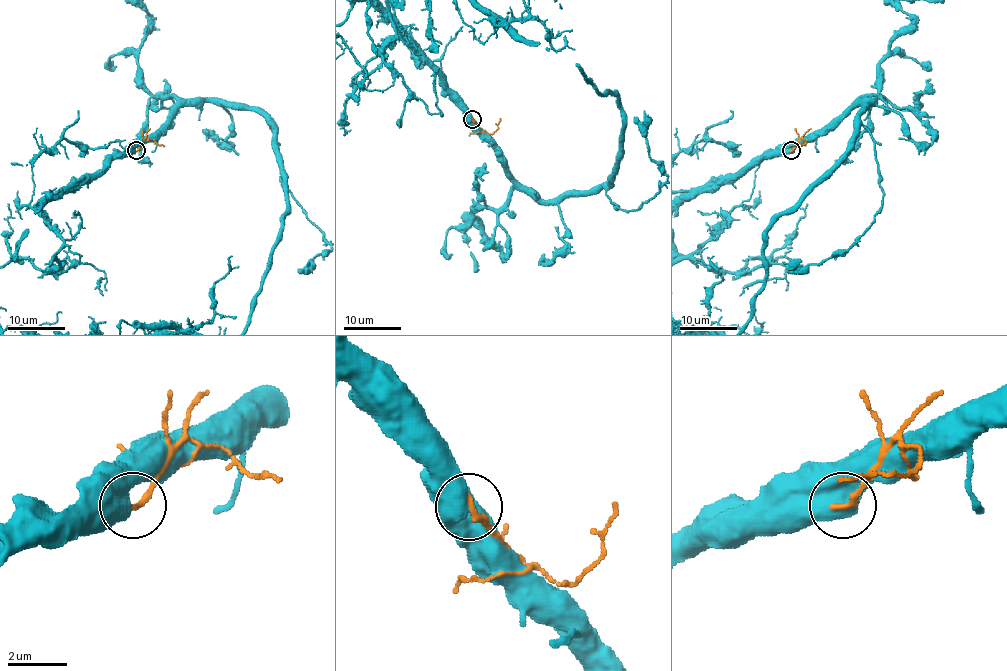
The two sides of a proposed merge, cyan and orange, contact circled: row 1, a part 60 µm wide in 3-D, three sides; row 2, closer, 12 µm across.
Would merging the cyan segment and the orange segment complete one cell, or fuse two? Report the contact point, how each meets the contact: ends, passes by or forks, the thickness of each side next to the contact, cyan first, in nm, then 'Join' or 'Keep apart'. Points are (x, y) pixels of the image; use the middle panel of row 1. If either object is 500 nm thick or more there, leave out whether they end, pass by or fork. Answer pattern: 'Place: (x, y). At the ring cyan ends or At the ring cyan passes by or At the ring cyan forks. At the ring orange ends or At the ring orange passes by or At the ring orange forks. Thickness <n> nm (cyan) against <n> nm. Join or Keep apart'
Place: (472, 119). Thickness 700 nm (cyan) against 240 nm. Keep apart

